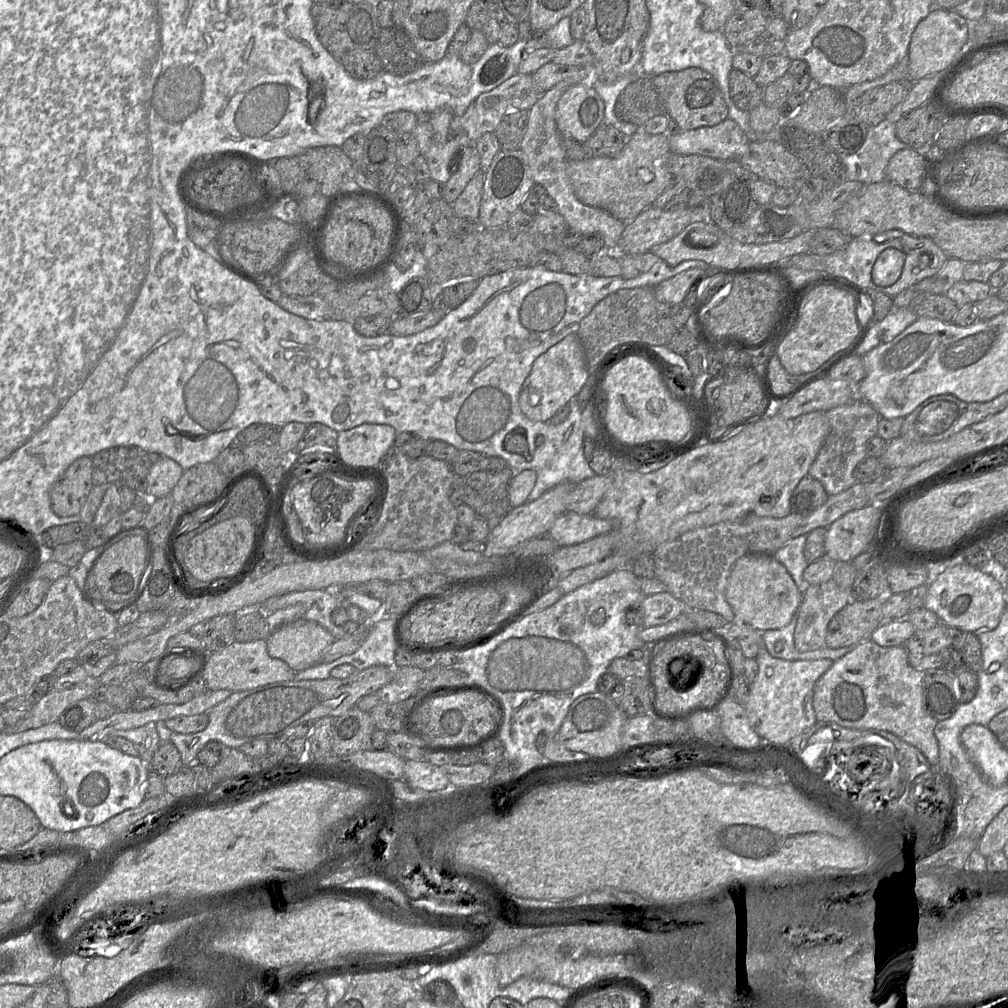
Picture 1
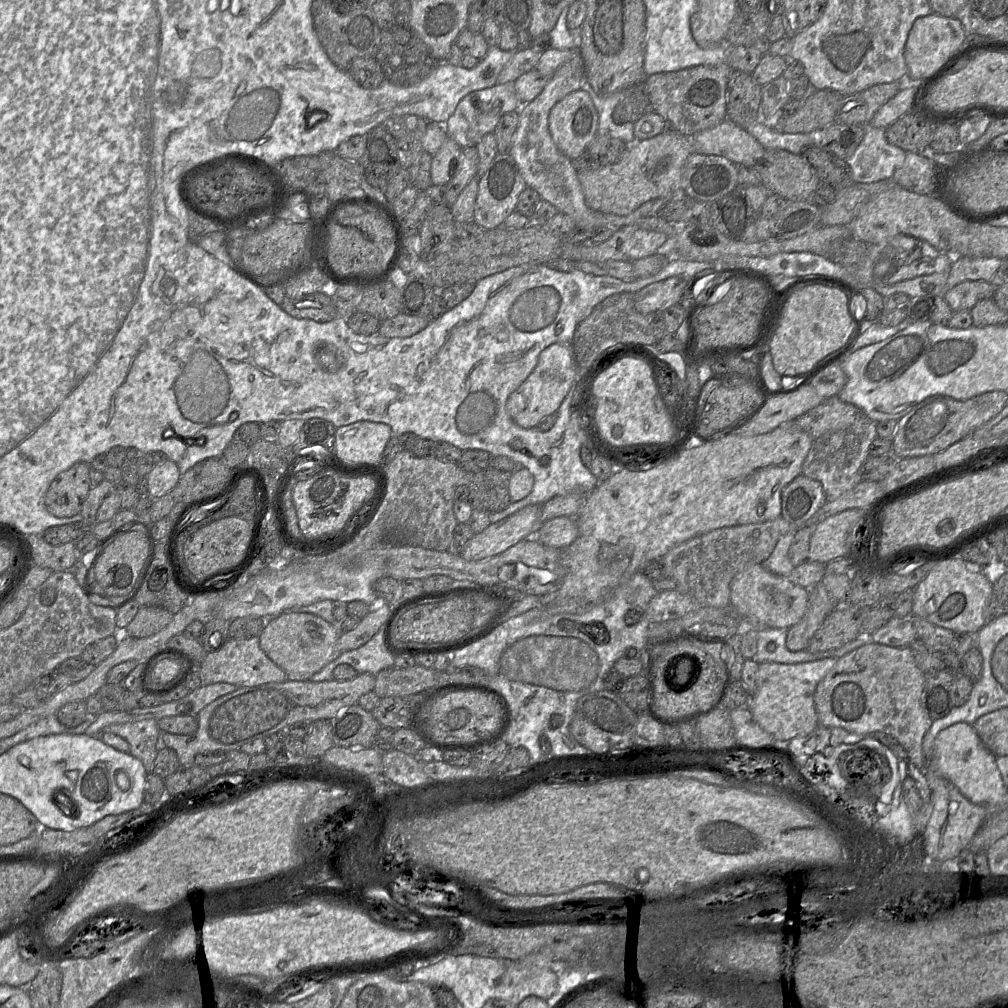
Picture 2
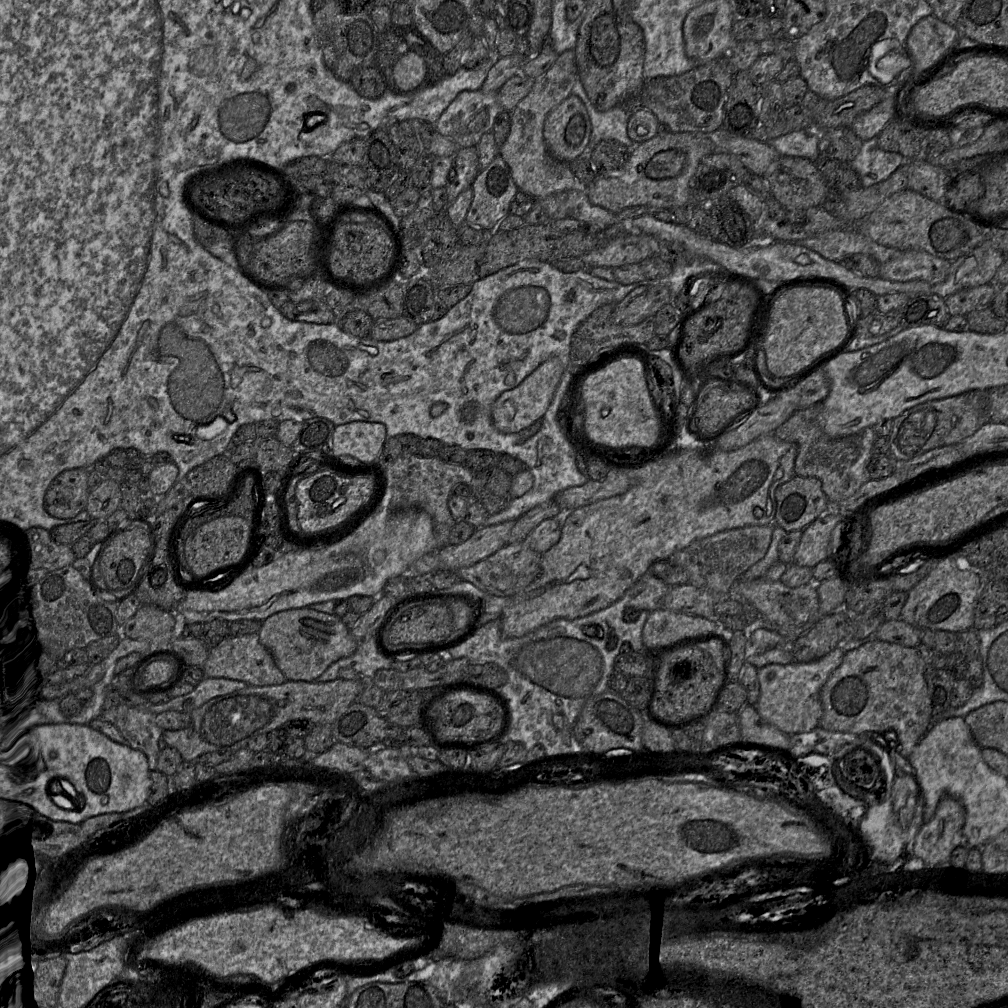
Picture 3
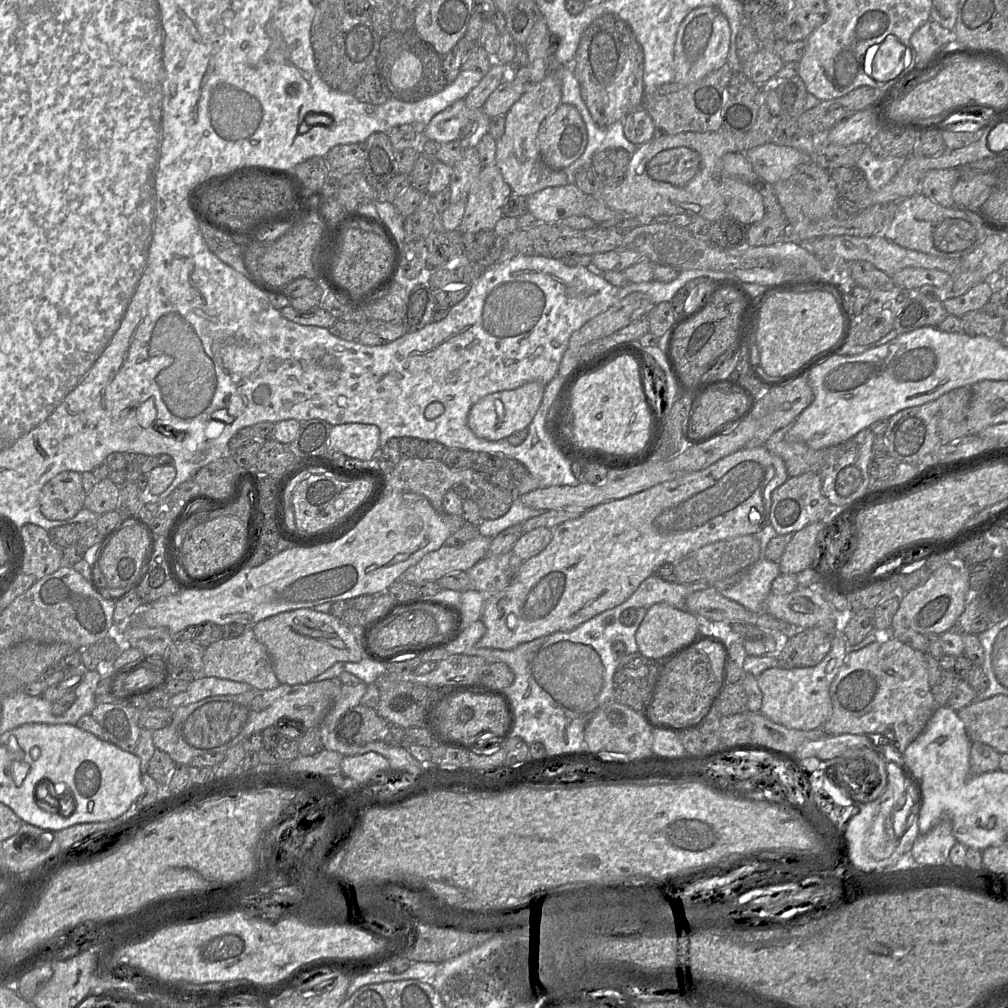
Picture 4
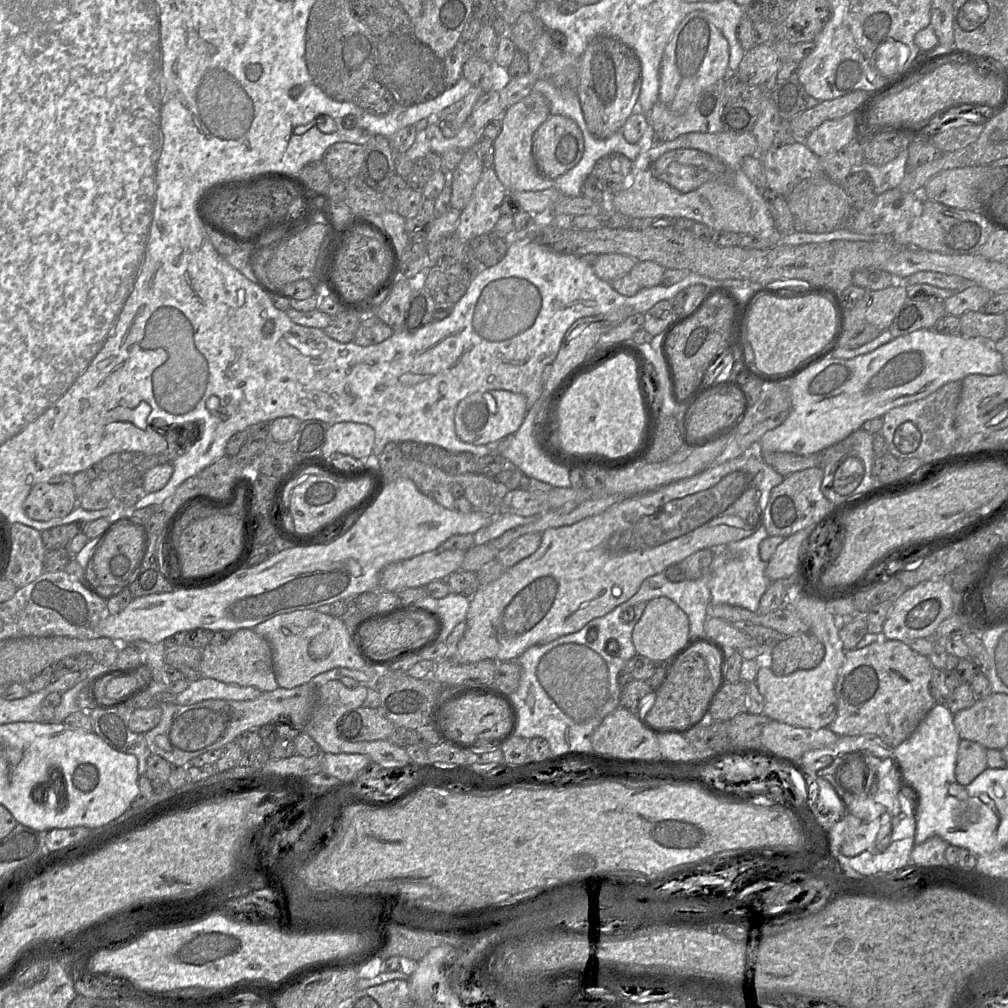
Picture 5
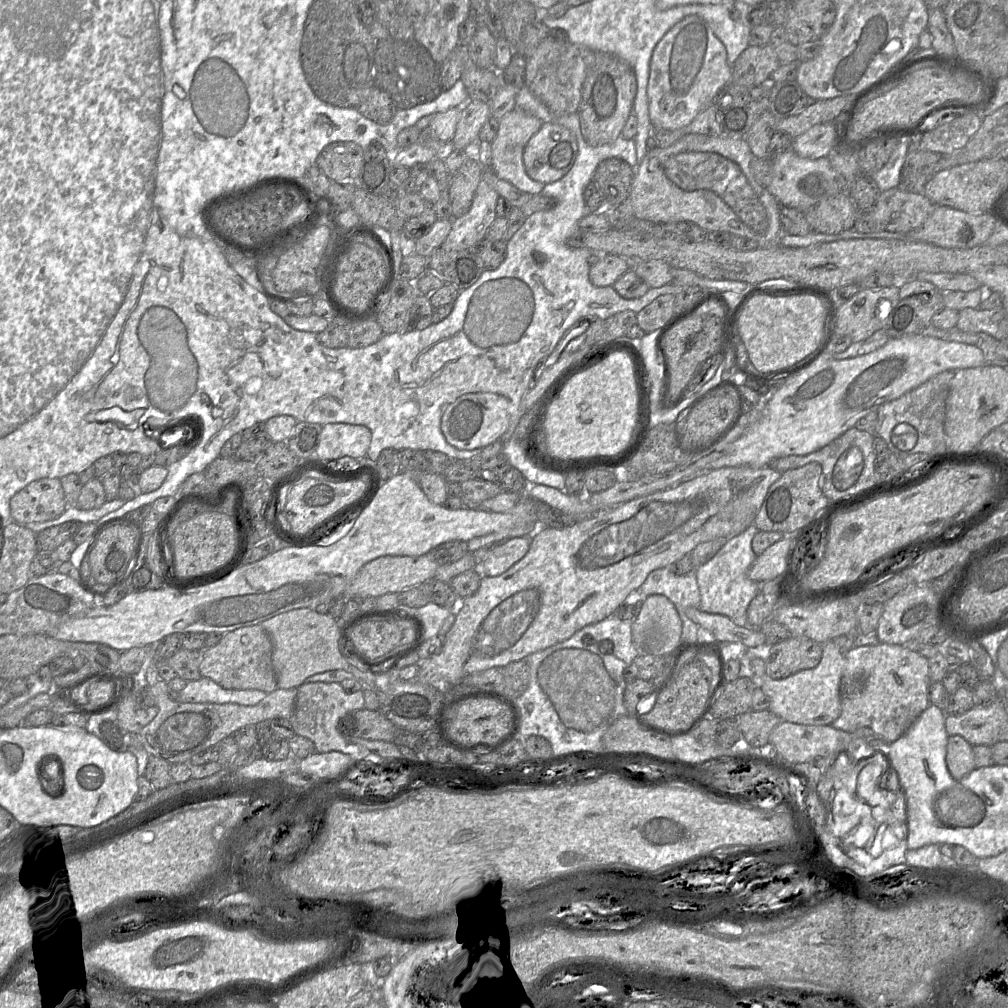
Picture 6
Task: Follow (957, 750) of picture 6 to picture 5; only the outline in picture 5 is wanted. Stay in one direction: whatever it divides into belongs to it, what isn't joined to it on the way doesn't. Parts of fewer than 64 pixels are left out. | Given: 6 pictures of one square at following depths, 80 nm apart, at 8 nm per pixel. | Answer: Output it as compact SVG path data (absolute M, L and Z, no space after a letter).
M961 739L955 767L955 777L959 784L970 784L988 768L986 752L987 748L979 743Z

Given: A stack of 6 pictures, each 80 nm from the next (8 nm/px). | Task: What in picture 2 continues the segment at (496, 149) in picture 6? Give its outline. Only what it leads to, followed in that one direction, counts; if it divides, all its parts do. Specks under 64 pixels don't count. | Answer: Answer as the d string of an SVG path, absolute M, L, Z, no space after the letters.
M577 48L572 51L572 58L552 74L542 92L519 109L519 124L512 137L509 155L516 161L527 187L535 190L543 201L552 204L558 213L572 218L576 227L585 230L608 228L602 224L603 213L586 205L578 173L571 160L557 148L548 128L552 107L568 94L581 89L586 81L583 59Z

